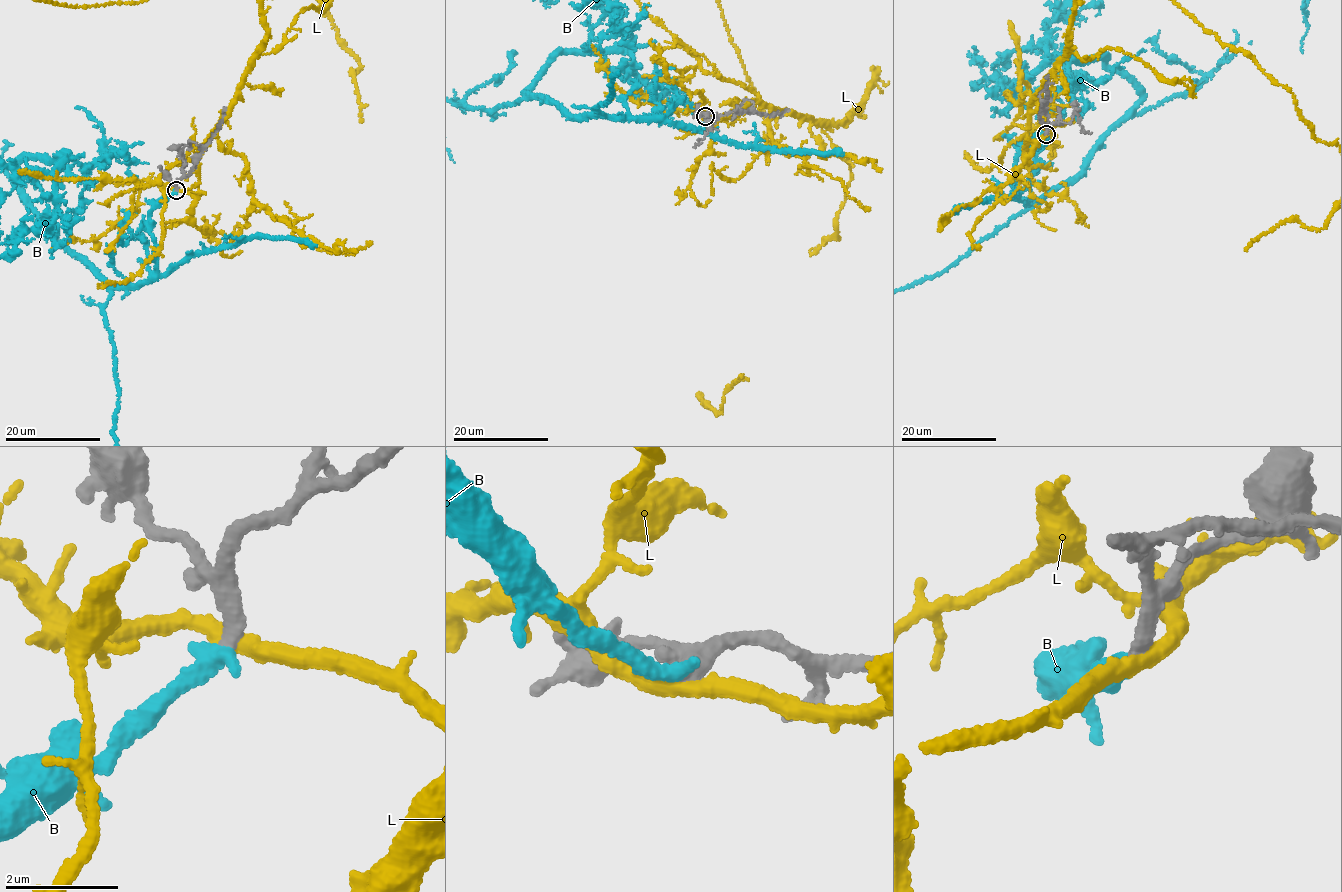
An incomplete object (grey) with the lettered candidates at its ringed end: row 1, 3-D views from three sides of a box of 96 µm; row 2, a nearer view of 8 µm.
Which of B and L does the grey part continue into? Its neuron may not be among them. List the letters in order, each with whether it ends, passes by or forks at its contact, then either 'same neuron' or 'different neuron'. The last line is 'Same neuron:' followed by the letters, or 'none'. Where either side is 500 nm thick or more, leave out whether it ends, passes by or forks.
B: it ends | same neuron
L: it passes by | different neuron
Same neuron: B

